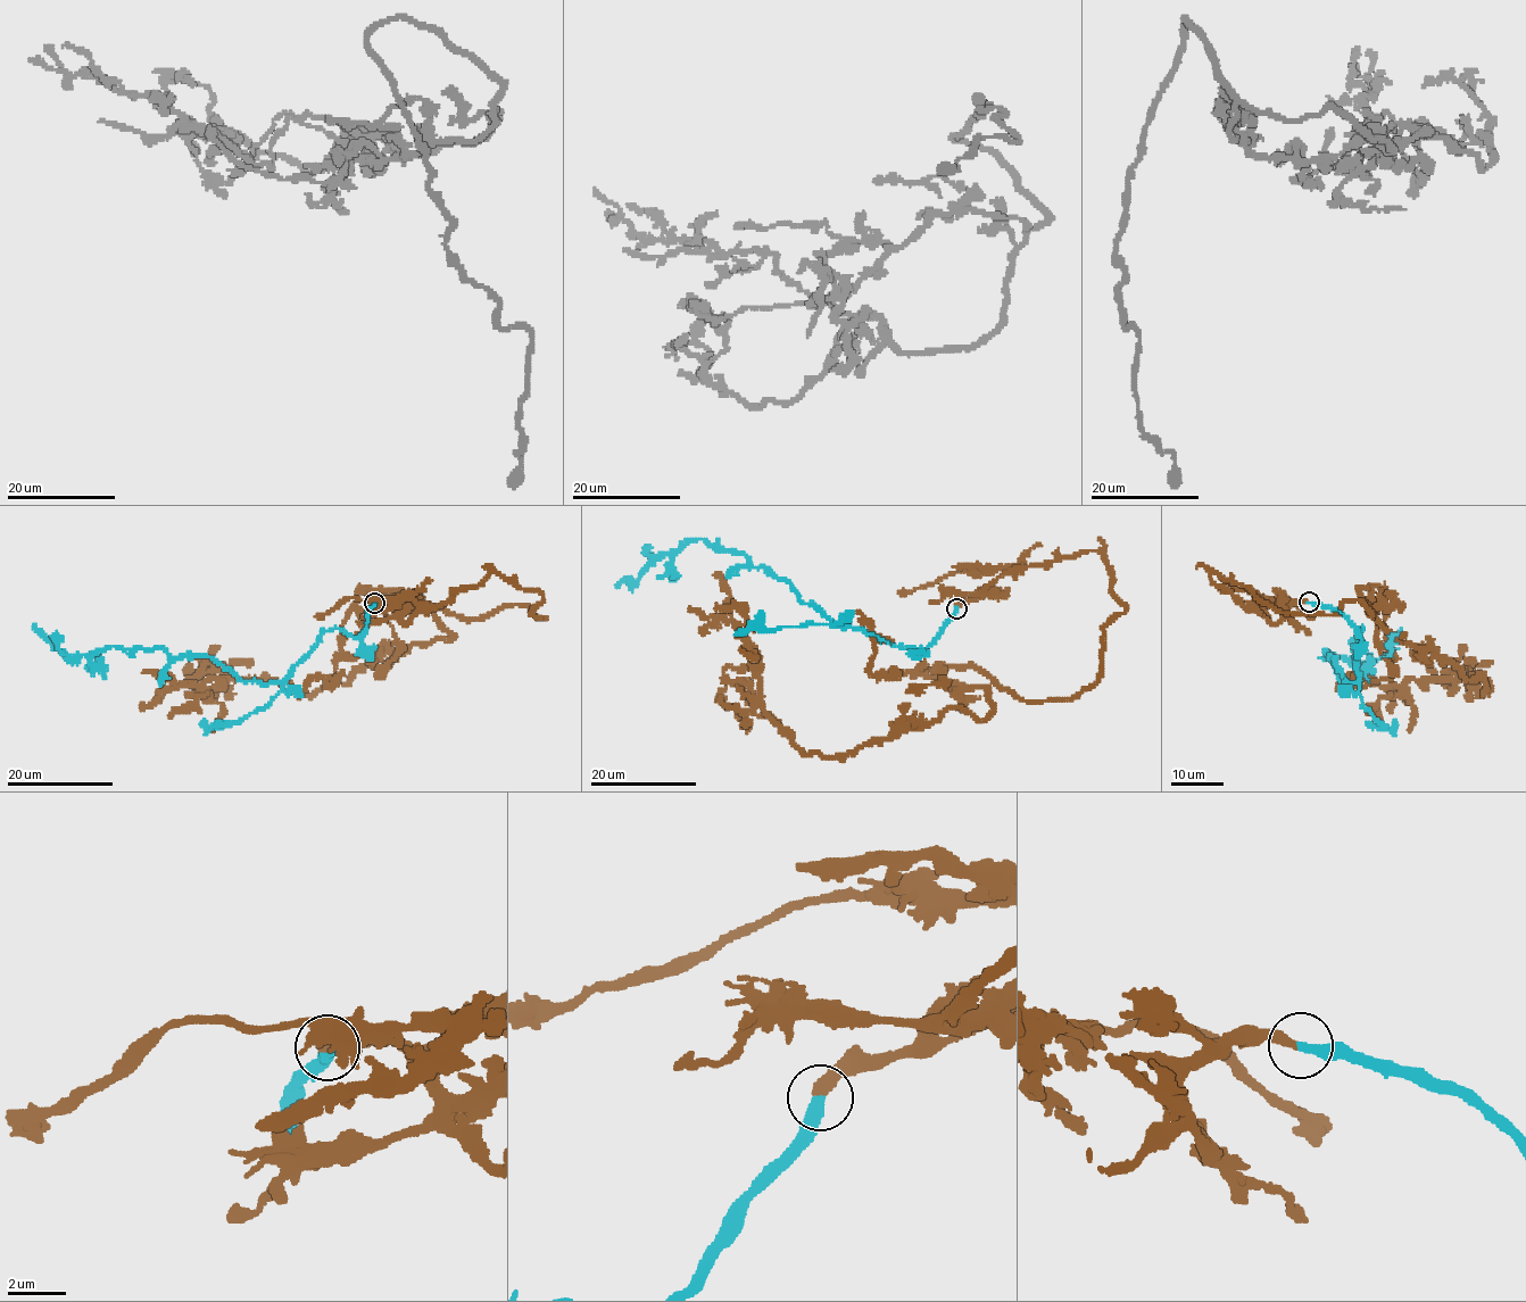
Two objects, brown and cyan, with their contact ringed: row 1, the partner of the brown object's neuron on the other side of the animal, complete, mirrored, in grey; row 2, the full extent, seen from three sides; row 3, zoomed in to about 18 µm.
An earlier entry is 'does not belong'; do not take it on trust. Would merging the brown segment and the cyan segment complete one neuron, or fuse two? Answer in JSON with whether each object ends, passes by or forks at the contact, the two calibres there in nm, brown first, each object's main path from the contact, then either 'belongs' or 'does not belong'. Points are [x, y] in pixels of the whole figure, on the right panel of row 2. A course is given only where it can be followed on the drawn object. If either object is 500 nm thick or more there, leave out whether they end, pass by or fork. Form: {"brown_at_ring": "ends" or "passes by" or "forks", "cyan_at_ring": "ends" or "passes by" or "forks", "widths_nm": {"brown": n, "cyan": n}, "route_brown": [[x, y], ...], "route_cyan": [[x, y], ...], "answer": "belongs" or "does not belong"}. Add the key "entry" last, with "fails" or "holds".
{"brown_at_ring": "ends", "cyan_at_ring": "ends", "widths_nm": {"brown": 400, "cyan": 400}, "route_brown": [[1308, 602], [1274, 623], [1210, 573], [1278, 612], [1373, 614], [1381, 588], [1384, 628], [1491, 688], [1352, 676]], "route_cyan": [[1309, 602], [1336, 610], [1357, 633], [1361, 629], [1359, 678], [1346, 682], [1325, 650], [1373, 663], [1402, 627]], "answer": "belongs", "entry": "fails"}

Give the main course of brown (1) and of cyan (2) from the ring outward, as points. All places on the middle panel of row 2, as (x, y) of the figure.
1: (956, 607), (1097, 552), (1126, 610), (1070, 698), (931, 669), (988, 715), (822, 756), (763, 708), (712, 574)
2: (956, 608), (936, 641), (903, 648), (838, 627), (785, 579), (703, 539), (661, 554), (618, 588)

